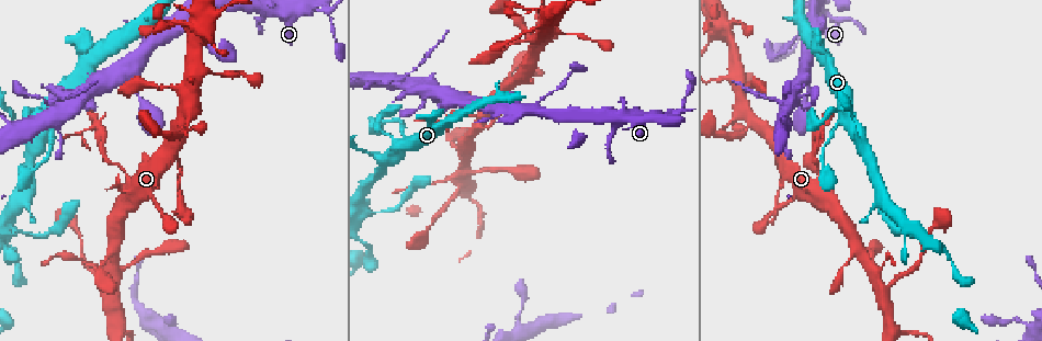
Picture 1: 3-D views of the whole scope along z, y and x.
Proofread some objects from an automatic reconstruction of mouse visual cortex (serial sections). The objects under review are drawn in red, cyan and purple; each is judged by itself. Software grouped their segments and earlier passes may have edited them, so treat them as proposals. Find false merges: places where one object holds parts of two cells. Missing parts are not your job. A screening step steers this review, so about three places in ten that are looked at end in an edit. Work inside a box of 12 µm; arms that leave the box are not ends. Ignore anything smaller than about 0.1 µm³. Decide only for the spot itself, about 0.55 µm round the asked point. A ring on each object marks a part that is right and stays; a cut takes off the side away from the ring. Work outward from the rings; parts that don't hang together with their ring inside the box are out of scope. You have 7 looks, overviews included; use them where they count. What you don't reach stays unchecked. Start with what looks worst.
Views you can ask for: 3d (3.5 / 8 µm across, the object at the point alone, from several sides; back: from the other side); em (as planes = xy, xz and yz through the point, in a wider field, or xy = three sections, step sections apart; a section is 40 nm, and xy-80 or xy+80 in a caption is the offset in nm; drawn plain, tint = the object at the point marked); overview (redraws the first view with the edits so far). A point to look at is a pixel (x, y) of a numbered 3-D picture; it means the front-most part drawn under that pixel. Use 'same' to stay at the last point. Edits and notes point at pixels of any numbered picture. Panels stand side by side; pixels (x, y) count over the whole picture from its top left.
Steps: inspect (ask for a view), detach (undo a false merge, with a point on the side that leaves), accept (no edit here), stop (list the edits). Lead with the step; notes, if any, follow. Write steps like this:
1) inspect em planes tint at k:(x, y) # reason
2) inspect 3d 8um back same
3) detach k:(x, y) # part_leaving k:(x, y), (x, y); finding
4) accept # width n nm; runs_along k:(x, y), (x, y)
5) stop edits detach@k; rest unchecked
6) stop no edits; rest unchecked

inspect 3d 3.5um at 1:(129, 193) # three-way junction

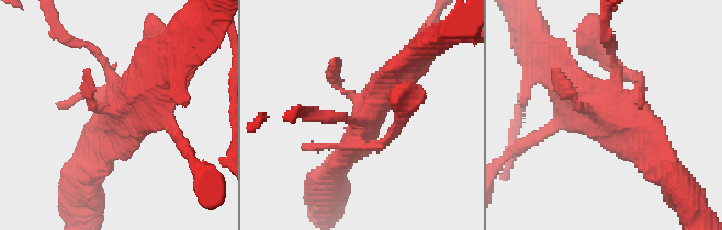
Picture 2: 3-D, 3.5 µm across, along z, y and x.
inspect em xy step 2 tint at 2:(116, 119)

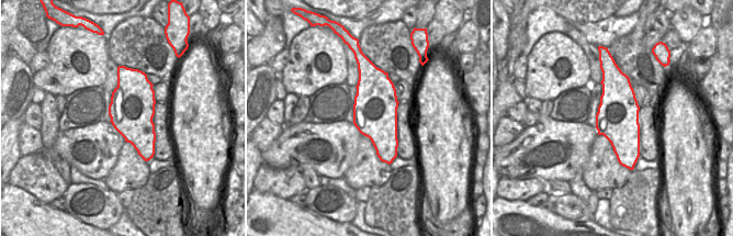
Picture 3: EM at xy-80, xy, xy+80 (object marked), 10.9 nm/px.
inspect em xy step 3 tint same

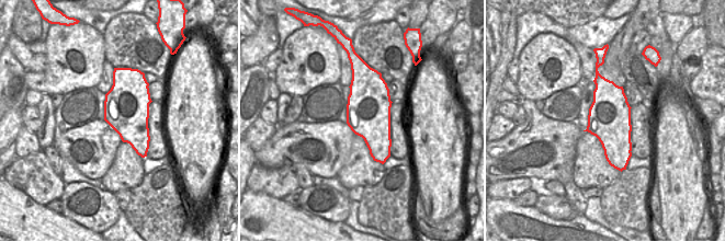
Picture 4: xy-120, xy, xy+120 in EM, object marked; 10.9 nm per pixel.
accept # runs_along 2:(568, 83), (622, 117), (667, 171); continuous, no second cell

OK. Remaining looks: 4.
inspect 3d 3.5um at 1:(862, 146) # side arm on a straight run

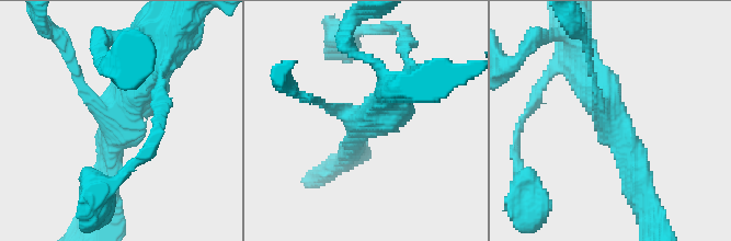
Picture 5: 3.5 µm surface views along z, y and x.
inspect em xy step 3 tint at 5:(119, 115) # arms 3; arm_widths 100, 300, 400 nm

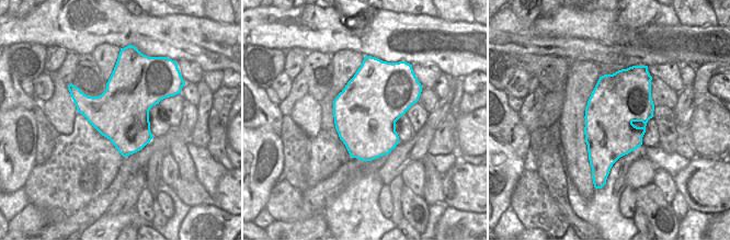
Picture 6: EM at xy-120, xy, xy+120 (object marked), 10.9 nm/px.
accept # runs_along 5:(578, 64), (601, 91), (637, 182); one cell here

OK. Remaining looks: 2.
inspect 3d 3.5um at 1:(407, 84) # a fork

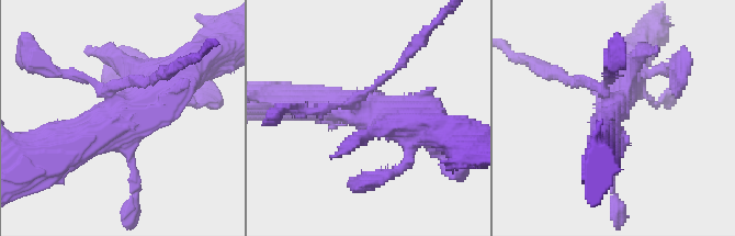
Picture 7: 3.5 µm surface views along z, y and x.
inspect em xy step 5 tint at 7:(366, 113) # need the tissue

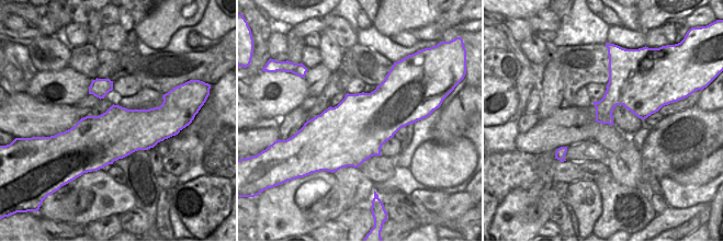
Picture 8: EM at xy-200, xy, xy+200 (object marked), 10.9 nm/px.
detach 7:(567, 79) # two cells meet here

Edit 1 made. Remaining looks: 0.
stop edits detach@7; rest unchecked

